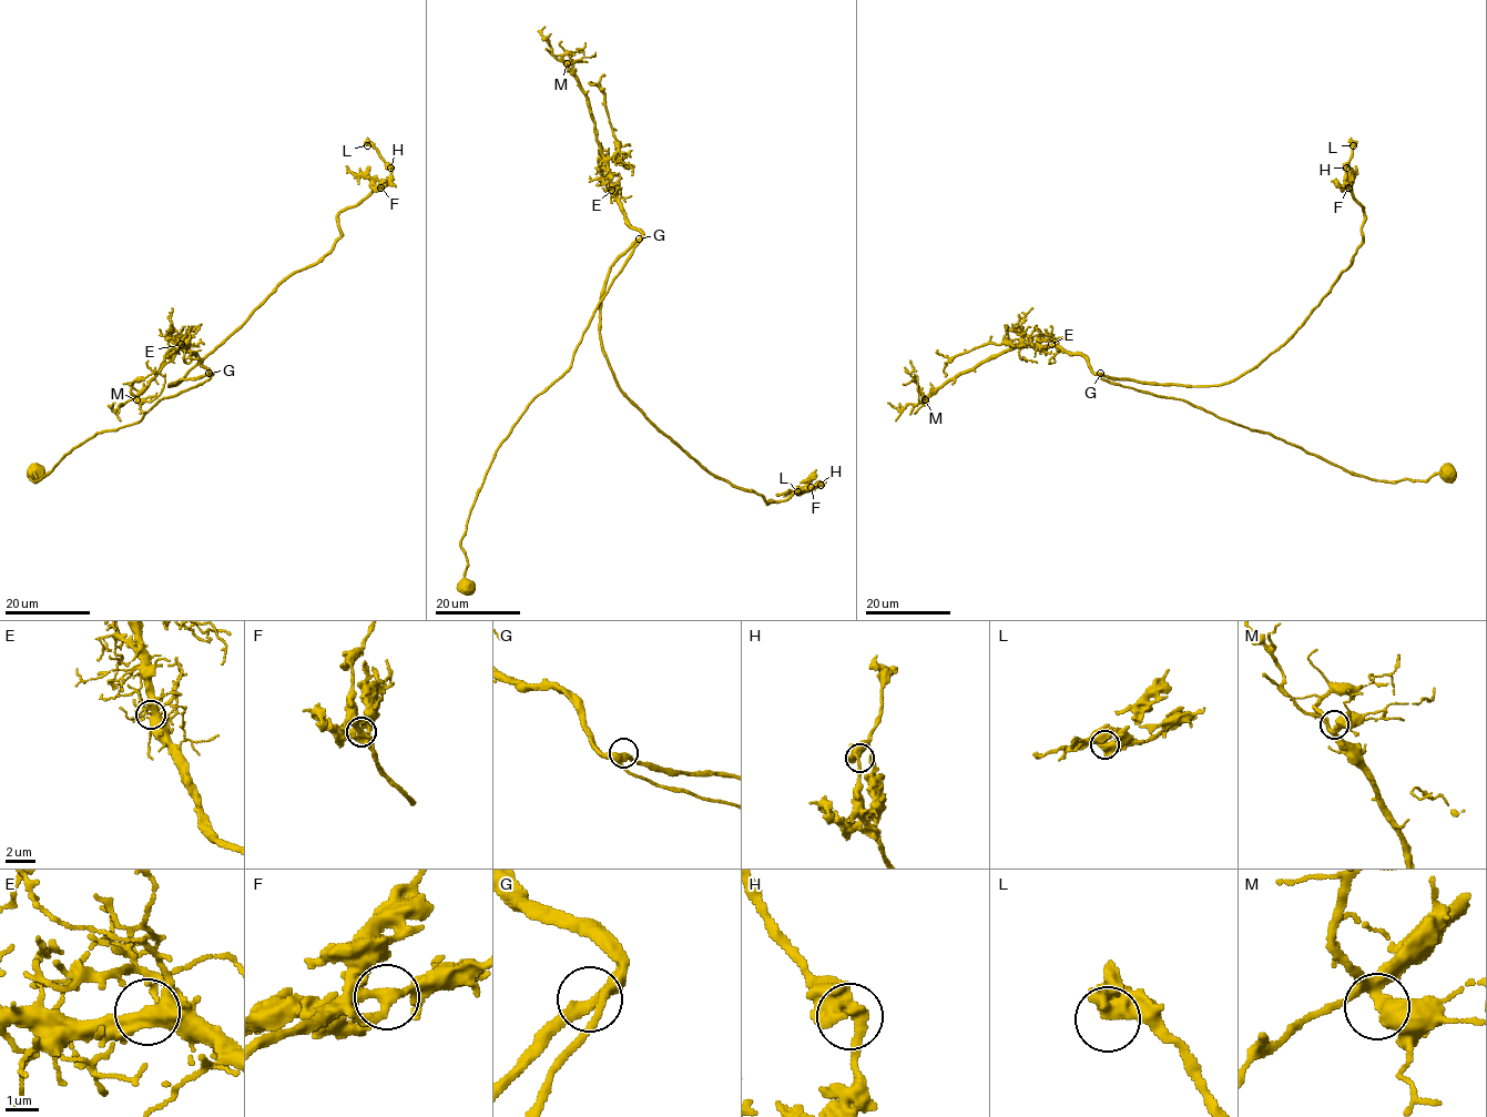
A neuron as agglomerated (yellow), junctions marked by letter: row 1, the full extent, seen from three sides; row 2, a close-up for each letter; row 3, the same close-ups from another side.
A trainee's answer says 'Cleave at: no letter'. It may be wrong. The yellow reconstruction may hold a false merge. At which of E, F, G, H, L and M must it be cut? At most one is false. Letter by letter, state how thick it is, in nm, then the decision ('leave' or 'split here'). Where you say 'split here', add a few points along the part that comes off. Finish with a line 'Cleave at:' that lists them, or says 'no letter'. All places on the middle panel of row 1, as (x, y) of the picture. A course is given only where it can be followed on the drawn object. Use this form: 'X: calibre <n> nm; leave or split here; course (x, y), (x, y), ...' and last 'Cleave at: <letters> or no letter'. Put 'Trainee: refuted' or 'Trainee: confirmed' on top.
Trainee: confirmed
E: calibre 440 nm; leave
F: calibre 360 nm; leave
G: calibre 280 nm; leave
H: calibre 360 nm; leave
L: calibre 420 nm; leave
M: calibre 400 nm; leave
Cleave at: no letter

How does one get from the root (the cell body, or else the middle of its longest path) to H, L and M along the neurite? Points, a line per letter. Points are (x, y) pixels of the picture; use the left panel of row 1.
H: (37, 474), (207, 381), (169, 386), (316, 264), (340, 235), (338, 213), (390, 168)
L: (37, 474), (30, 479), (207, 381), (169, 386), (332, 249), (338, 213), (391, 175), (367, 145)
M: (37, 474), (95, 434), (139, 422), (160, 399), (212, 374), (186, 346), (173, 346), (136, 399)

